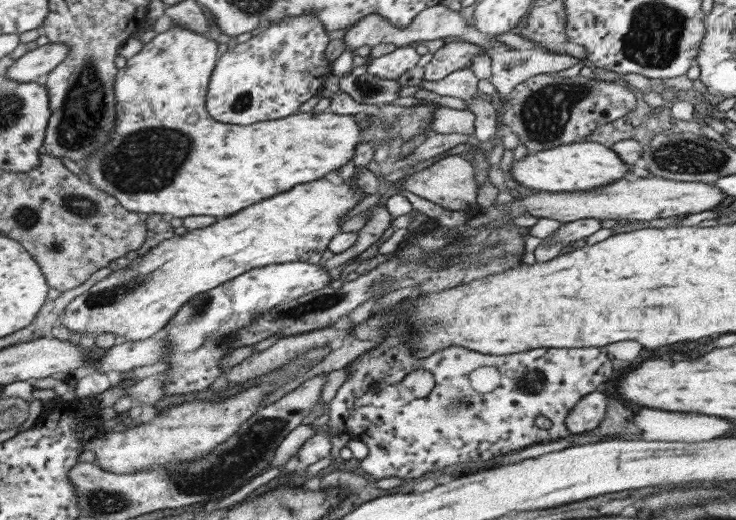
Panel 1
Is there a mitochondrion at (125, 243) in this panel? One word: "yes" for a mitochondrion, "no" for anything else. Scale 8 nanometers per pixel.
no

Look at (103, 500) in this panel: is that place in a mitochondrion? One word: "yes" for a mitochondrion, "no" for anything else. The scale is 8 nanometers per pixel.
yes

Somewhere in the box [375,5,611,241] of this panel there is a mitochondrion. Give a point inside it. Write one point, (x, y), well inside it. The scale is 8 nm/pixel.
(544, 114)

